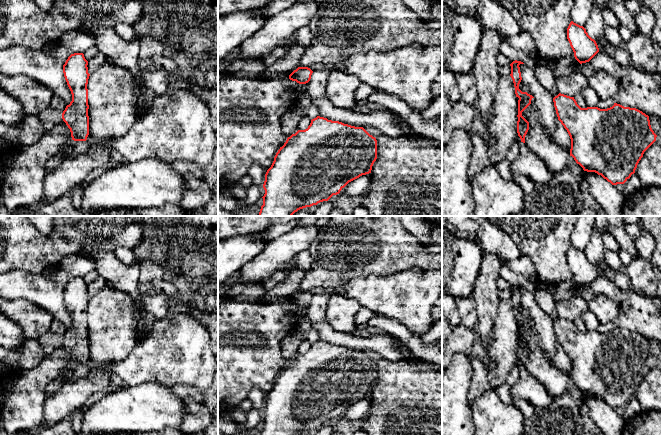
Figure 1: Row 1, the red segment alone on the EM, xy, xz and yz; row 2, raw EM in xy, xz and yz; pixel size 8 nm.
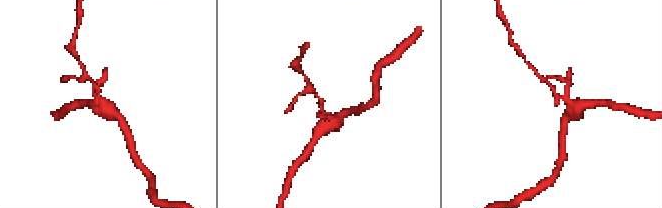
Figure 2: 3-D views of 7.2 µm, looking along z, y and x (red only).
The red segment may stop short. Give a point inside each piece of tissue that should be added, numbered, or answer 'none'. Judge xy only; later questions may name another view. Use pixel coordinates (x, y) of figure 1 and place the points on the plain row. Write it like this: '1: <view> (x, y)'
none

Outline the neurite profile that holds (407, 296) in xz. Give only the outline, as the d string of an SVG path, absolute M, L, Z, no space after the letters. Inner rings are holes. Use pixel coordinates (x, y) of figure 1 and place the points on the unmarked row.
M413 266L393 274L354 278L337 288L318 287L310 291L312 295L334 292L358 301L362 307L375 313L398 321L413 334L421 335L427 333L434 324L431 311L442 293L442 270Z

